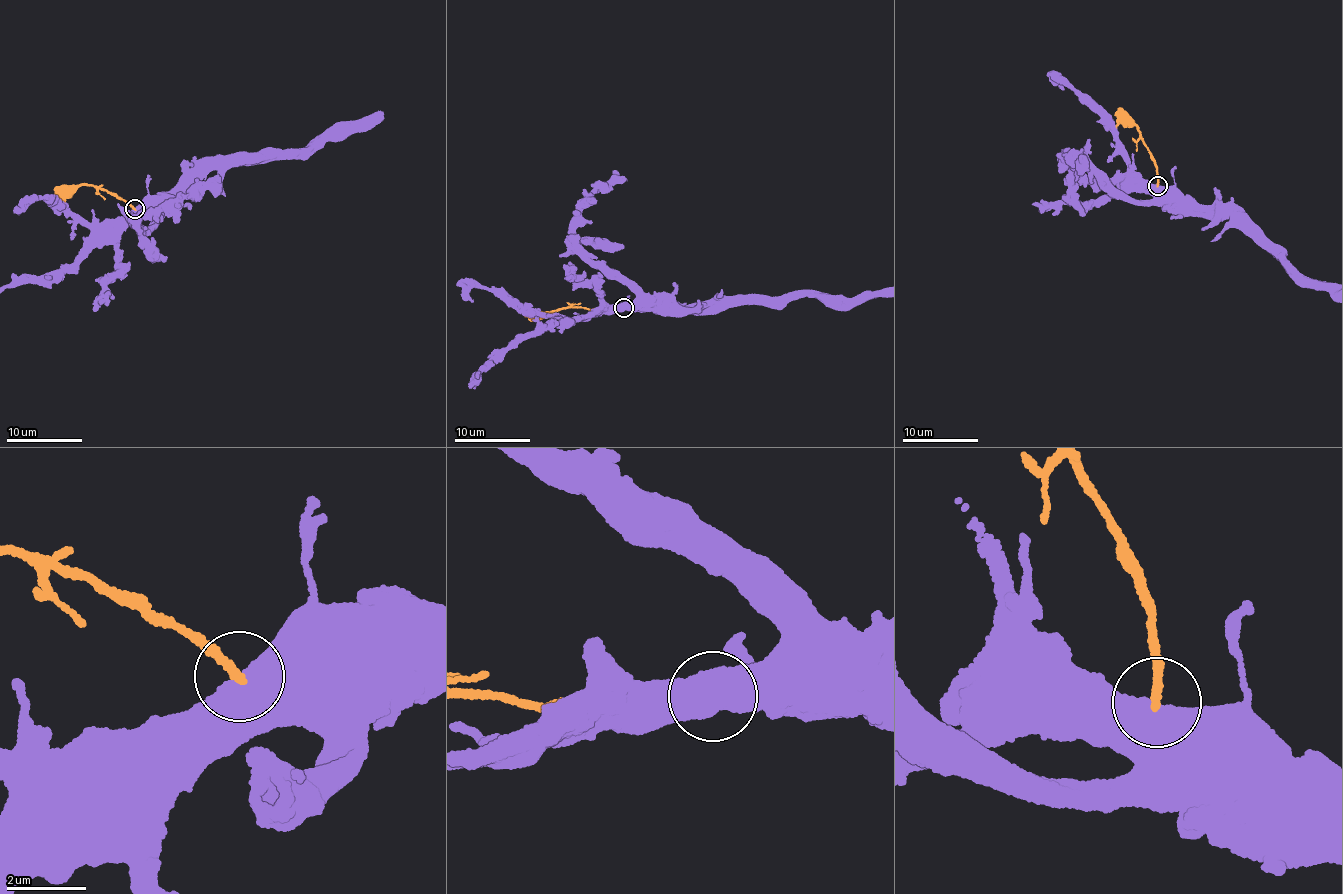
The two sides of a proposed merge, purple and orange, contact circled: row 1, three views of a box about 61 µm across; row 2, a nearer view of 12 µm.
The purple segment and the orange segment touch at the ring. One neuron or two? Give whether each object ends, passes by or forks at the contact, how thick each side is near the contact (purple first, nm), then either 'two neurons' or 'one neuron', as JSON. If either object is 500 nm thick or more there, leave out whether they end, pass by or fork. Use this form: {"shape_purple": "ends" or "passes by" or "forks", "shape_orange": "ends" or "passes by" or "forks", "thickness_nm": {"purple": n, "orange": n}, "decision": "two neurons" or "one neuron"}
{"thickness_nm": {"purple": 800, "orange": 200}, "decision": "two neurons"}

